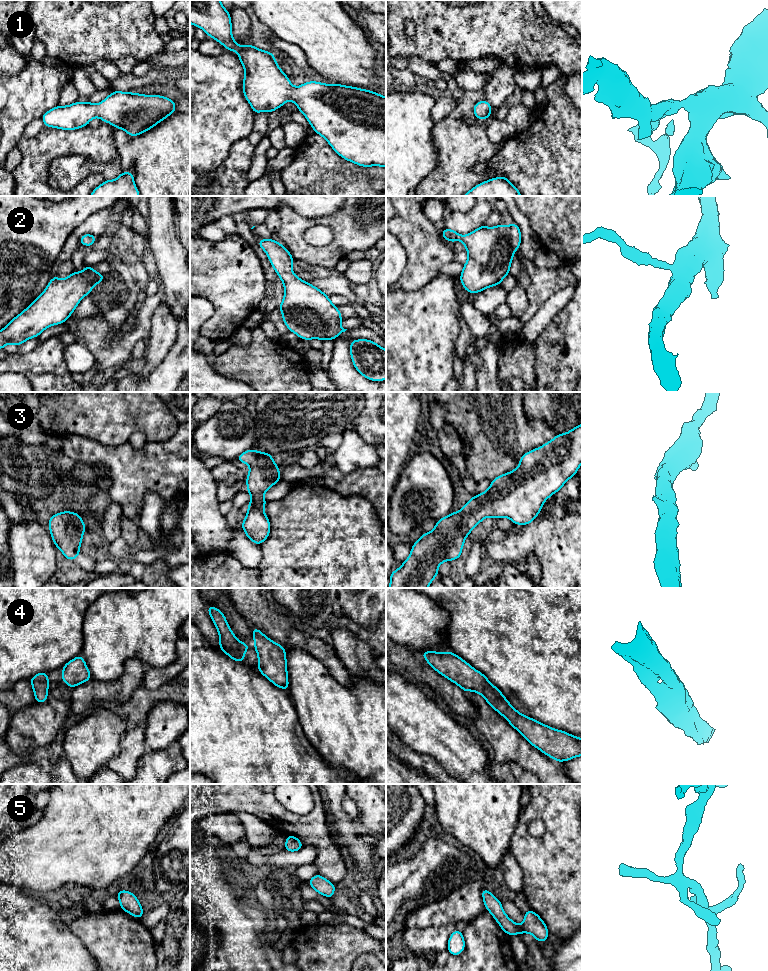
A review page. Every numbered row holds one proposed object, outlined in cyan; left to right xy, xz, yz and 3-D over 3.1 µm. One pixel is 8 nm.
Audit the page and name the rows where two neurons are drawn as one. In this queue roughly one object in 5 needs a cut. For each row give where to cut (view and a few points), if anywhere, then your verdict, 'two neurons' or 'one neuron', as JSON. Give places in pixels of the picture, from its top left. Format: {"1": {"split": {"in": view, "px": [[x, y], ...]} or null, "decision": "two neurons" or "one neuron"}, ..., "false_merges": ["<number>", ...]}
{"1": {"split": null, "decision": "one neuron"}, "2": {"split": null, "decision": "one neuron"}, "3": {"split": null, "decision": "one neuron"}, "4": {"split": null, "decision": "one neuron"}, "5": {"split": null, "decision": "one neuron"}, "false_merges": []}

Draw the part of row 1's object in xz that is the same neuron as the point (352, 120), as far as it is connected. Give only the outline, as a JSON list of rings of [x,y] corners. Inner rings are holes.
[[[190,0],[190,23],[227,48],[227,51],[238,50],[237,57],[244,68],[243,95],[249,102],[254,114],[281,108],[286,101],[293,101],[298,110],[306,117],[314,133],[321,135],[340,157],[361,167],[386,167],[386,97],[376,92],[342,84],[325,84],[317,81],[305,82],[294,87],[288,76],[280,69],[273,52],[263,51],[254,45],[239,45],[232,37],[232,23],[228,12],[220,0]]]

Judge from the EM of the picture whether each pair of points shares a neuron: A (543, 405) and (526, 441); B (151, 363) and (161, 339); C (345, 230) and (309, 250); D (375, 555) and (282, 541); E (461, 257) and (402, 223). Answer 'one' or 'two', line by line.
A: two
B: one
C: one
D: one
E: two

